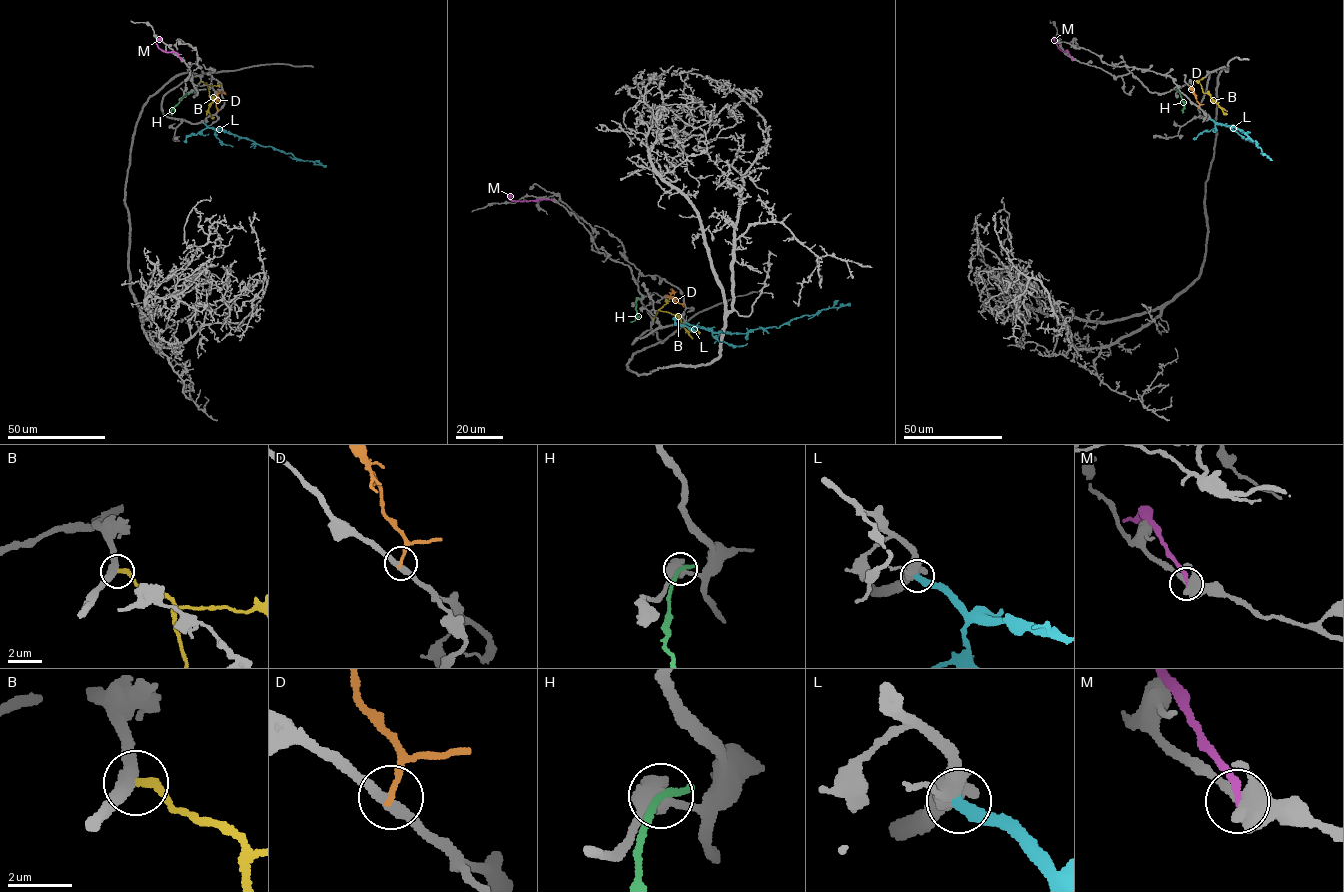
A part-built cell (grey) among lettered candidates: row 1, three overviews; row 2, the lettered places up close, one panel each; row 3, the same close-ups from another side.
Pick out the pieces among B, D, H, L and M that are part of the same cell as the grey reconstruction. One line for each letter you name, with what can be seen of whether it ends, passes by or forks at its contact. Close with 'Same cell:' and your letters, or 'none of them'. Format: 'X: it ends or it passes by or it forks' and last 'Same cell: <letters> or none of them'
L: it ends
Same cell: L

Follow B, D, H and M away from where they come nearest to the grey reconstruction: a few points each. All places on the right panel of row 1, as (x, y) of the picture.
B: (1204, 77), (1199, 81), (1203, 92), (1226, 114)
D: (1199, 107), (1194, 92), (1188, 88)
H: (1177, 89), (1184, 104), (1182, 111)
M: (1071, 59), (1067, 51), (1058, 48), (1053, 37)

